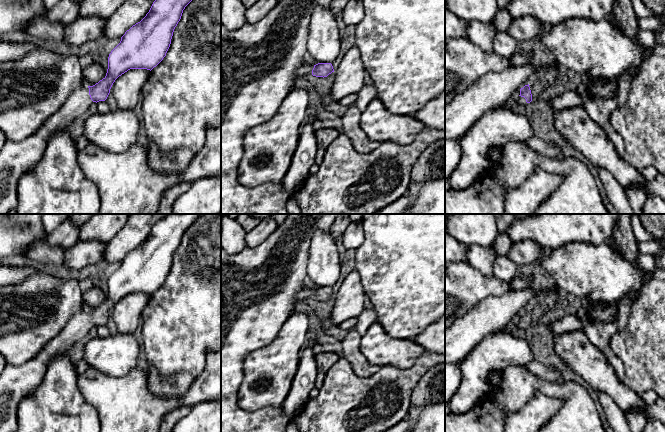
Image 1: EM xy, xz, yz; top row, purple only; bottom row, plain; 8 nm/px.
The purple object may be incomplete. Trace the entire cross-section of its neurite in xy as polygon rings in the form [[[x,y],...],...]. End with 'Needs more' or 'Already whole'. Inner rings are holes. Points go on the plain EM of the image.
[[[167,214],[152,228],[149,236],[121,261],[120,267],[108,281],[106,300],[93,310],[84,309],[73,315],[62,331],[28,362],[15,366],[7,364],[0,374],[0,432],[16,432],[19,403],[33,393],[42,382],[47,365],[56,356],[67,354],[73,345],[89,335],[93,326],[105,325],[115,304],[130,293],[152,294],[166,280],[173,256],[185,231],[200,214]]]. Needs more

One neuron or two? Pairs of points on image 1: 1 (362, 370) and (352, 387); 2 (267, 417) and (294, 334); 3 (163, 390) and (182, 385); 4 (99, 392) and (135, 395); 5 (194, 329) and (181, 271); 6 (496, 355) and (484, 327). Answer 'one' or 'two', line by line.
1: two
2: two
3: one
4: one
5: one
6: two

